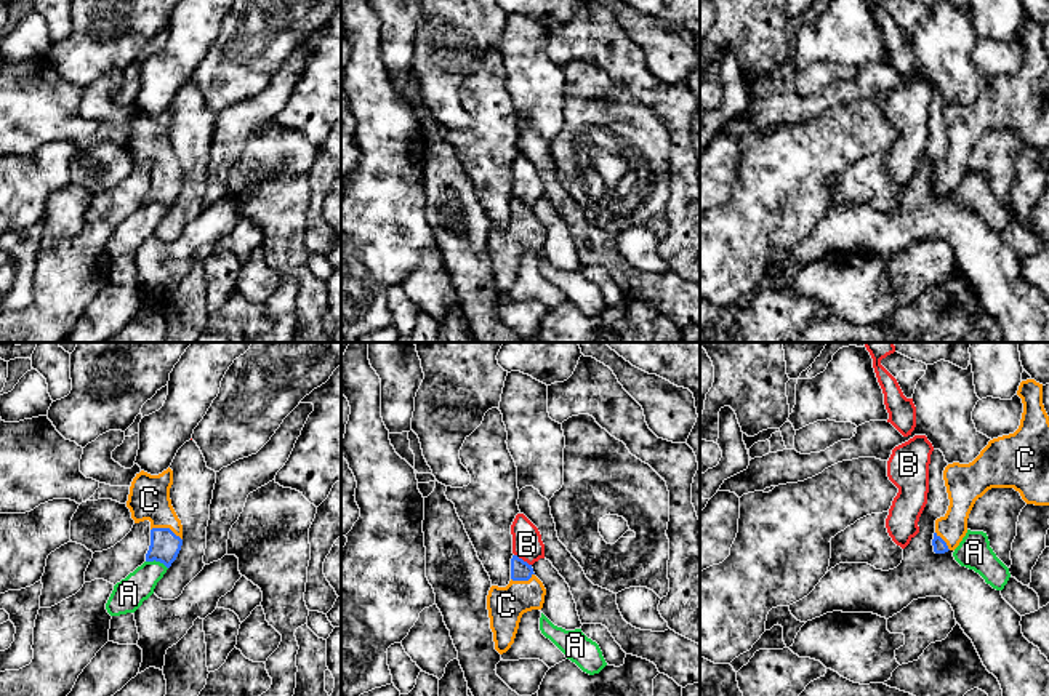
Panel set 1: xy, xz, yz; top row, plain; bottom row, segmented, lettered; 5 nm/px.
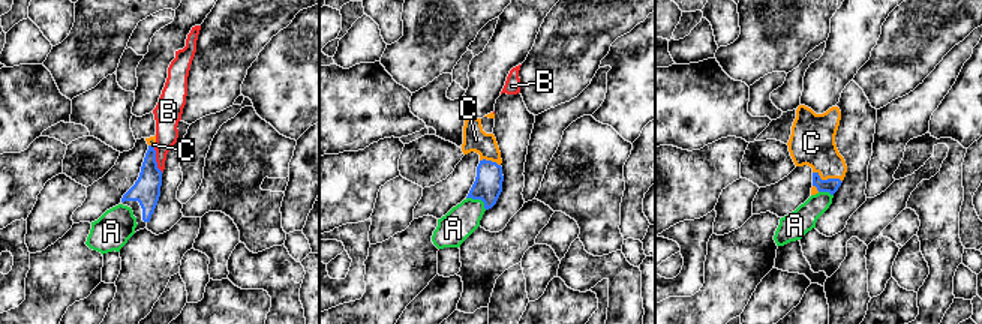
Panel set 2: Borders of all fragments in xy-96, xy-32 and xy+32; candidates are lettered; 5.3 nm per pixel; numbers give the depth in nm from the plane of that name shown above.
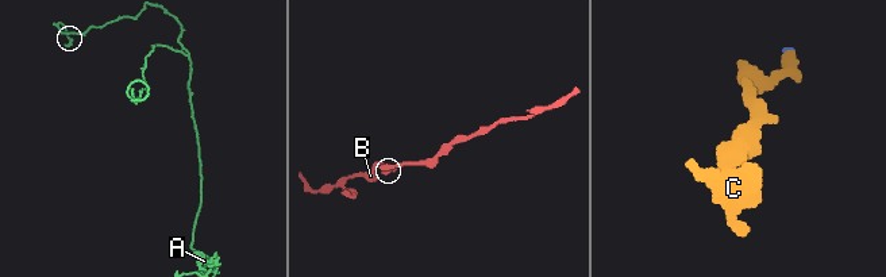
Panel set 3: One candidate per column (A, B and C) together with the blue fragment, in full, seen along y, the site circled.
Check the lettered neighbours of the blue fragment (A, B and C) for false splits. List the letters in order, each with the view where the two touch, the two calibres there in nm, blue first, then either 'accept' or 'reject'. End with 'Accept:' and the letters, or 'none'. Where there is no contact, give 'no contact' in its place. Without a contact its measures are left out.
A: meets blue in xy; 150 nm thick on the blue side, 160 nm on the other; reject
B: meets blue in xz; 100 nm thick on the blue side, 150 nm on the other; reject
C: meets blue in xy; 150 nm thick on the blue side, 200 nm on the other; accept
Accept: C

